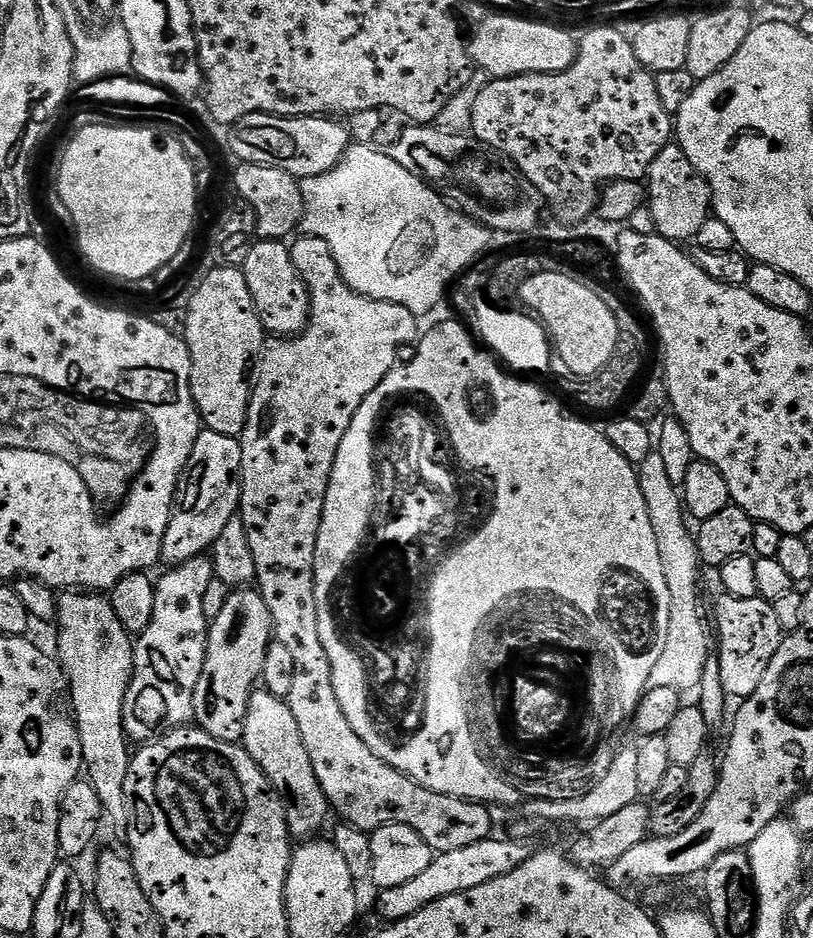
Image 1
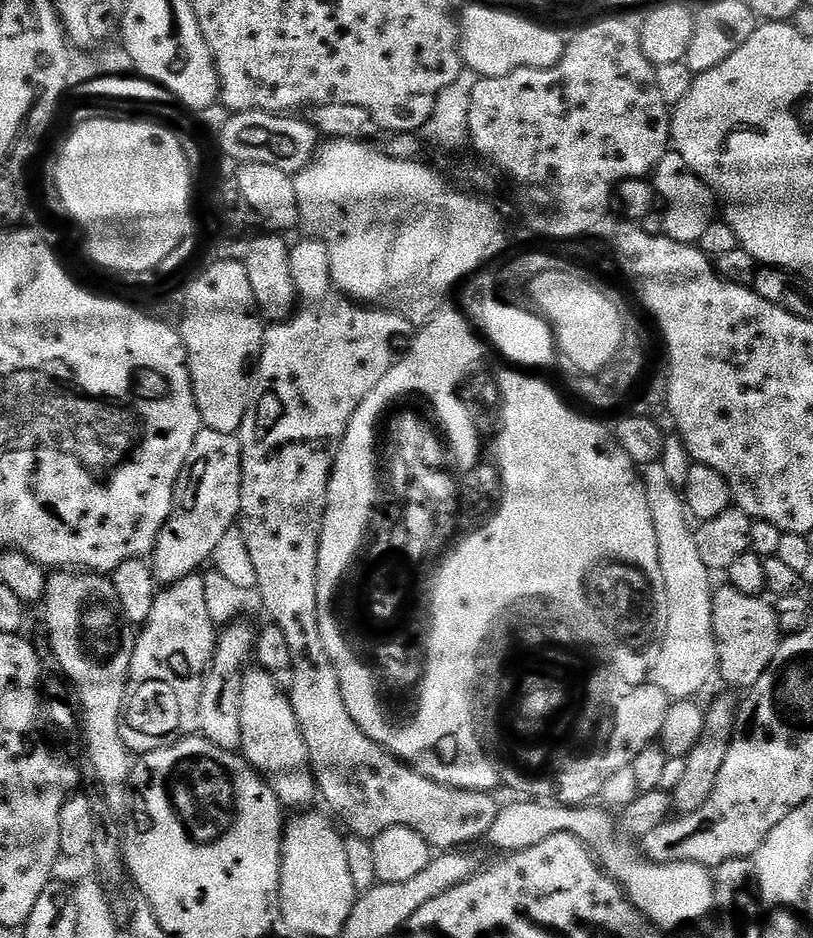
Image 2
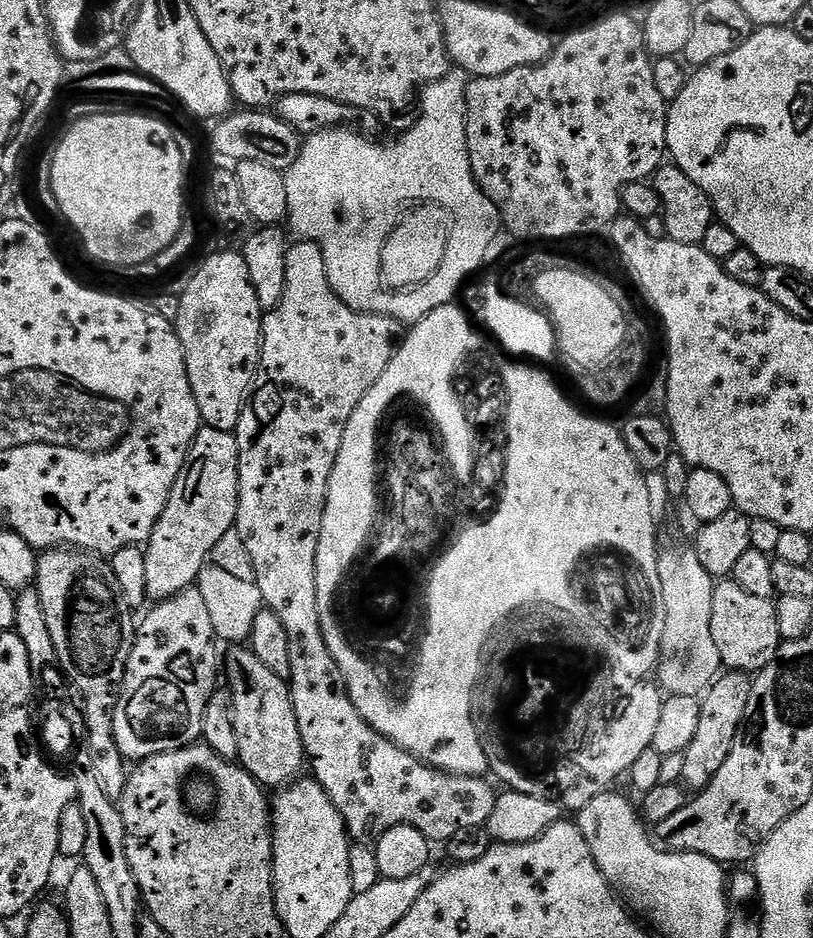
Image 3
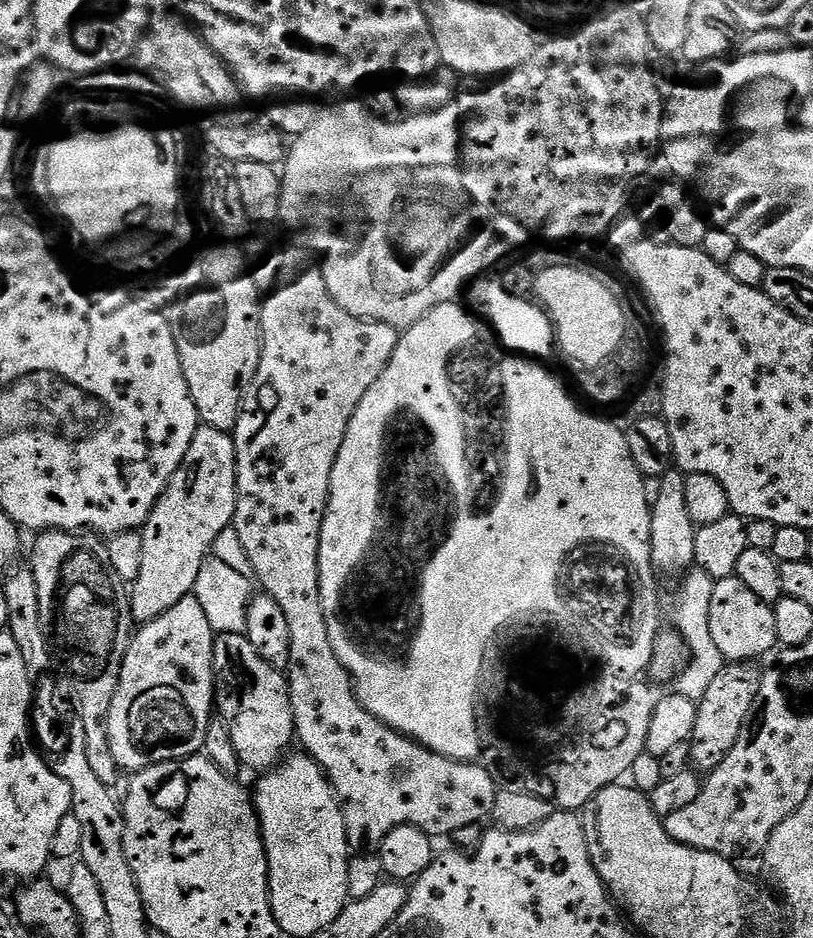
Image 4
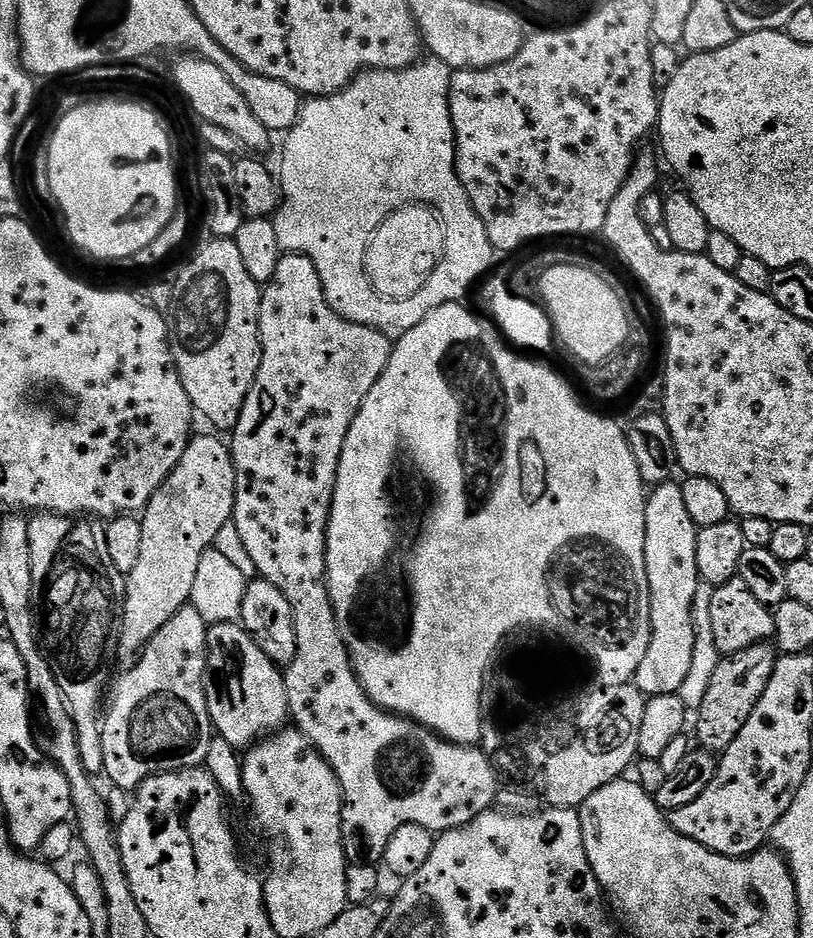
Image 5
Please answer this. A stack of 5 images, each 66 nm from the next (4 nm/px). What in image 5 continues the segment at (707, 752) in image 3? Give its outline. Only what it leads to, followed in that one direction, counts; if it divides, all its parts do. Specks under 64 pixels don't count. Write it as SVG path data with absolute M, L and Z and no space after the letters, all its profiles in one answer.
M768 642L750 646L750 650L738 650L738 654L721 659L720 665L714 670L714 678L710 678L706 698L702 698L694 716L696 736L700 739L701 749L713 754L723 754L730 746L730 742L738 738L742 726L746 726L746 718L754 714L754 706L758 706L758 698L762 698L774 674L777 659L777 649Z

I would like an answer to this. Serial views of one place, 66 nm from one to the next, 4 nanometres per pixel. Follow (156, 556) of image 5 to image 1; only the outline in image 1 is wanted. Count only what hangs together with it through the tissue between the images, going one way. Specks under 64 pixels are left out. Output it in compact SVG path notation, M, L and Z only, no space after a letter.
M201 430L178 489L178 499L162 540L161 561L175 566L203 556L218 542L226 524L240 511L242 450L239 439Z

